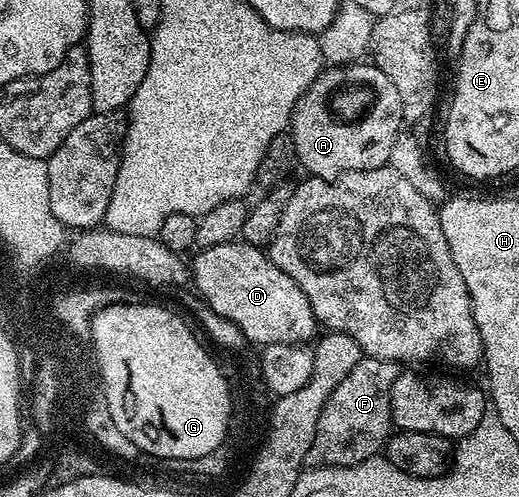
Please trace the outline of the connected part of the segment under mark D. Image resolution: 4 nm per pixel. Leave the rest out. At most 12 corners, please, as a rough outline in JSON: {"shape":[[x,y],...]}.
{"shape":[[260,247],[191,260],[201,300],[257,346],[305,344],[307,294]]}

